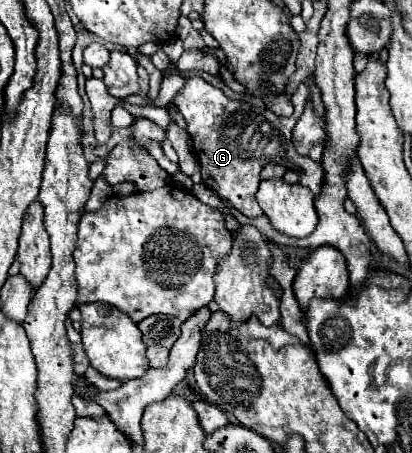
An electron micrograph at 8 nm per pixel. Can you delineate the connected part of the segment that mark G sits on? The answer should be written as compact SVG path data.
M199 76L187 78L185 88L179 90L173 100L187 120L187 132L201 166L203 182L221 198L227 198L247 218L257 218L263 214L255 200L255 192L259 188L259 172L271 162L283 164L287 170L299 170L299 184L311 188L315 196L321 194L325 180L321 162L297 154L291 142L291 130L301 114L299 108L291 118L279 118L267 110L261 100L231 100Z

